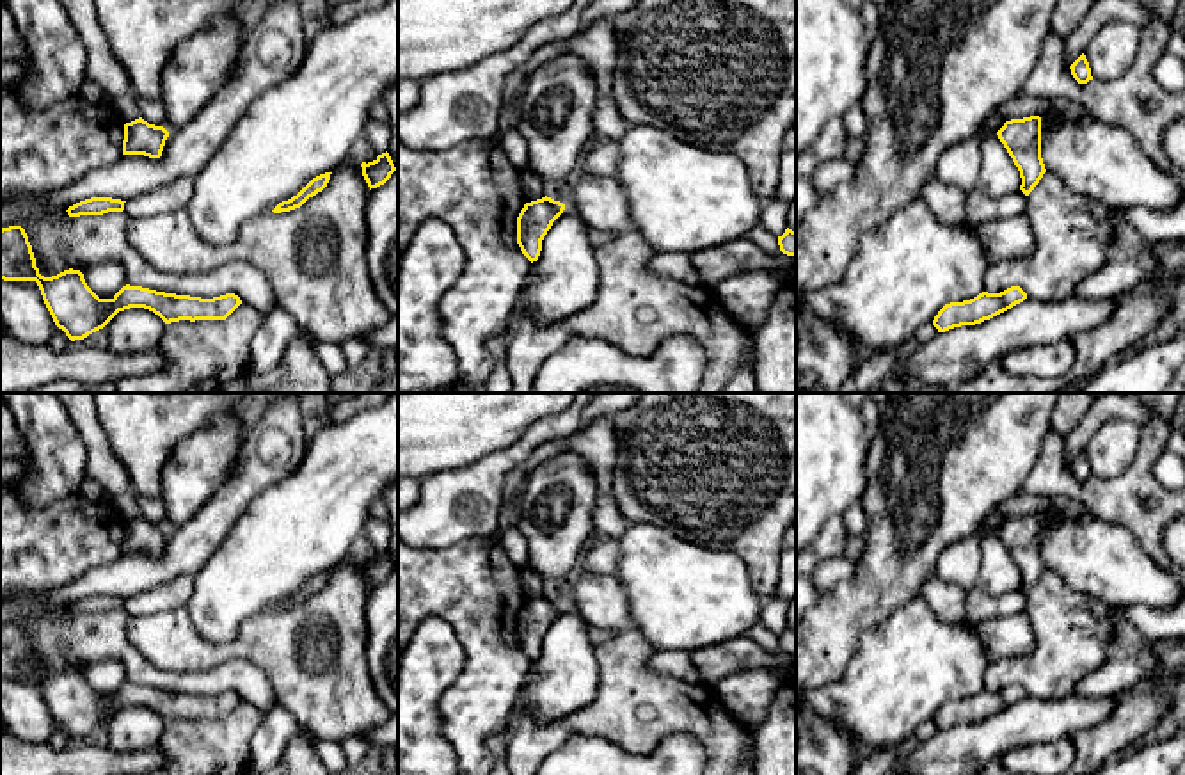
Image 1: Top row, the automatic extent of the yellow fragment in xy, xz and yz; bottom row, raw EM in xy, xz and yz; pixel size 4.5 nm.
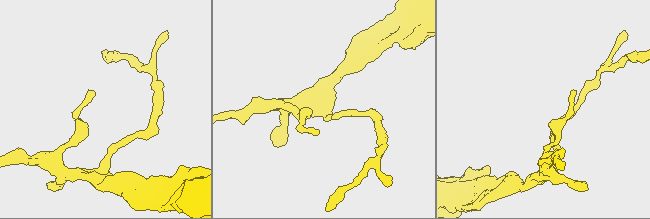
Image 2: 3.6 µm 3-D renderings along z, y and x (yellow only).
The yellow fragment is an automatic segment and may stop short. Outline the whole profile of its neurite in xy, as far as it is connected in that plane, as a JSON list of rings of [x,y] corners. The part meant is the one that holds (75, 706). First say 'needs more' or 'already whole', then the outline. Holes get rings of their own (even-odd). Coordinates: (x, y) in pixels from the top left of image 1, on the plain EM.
already whole | [[[21,624],[0,627],[0,677],[36,679],[55,723],[71,739],[103,727],[119,709],[130,706],[149,707],[165,722],[171,722],[179,718],[226,718],[242,702],[235,691],[201,697],[130,683],[123,684],[112,697],[99,697],[87,684],[80,668],[69,667],[52,675],[41,674]]]

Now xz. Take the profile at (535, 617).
already whole | [[[551,595],[526,601],[517,615],[517,642],[522,652],[533,661],[542,649],[542,638],[553,620],[563,611],[565,603]]]

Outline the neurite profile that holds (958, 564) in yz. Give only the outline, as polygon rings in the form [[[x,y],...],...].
[[[979,537],[949,546],[934,569],[934,576],[970,590],[979,576]]]

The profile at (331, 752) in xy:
[[[314,739],[314,750],[330,775],[338,775],[339,771],[348,768],[345,752],[339,743]]]

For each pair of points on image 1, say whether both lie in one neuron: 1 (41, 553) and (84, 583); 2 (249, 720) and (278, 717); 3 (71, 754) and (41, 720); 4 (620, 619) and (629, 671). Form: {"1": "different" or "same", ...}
{"1": "different", "2": "different", "3": "different", "4": "different"}

